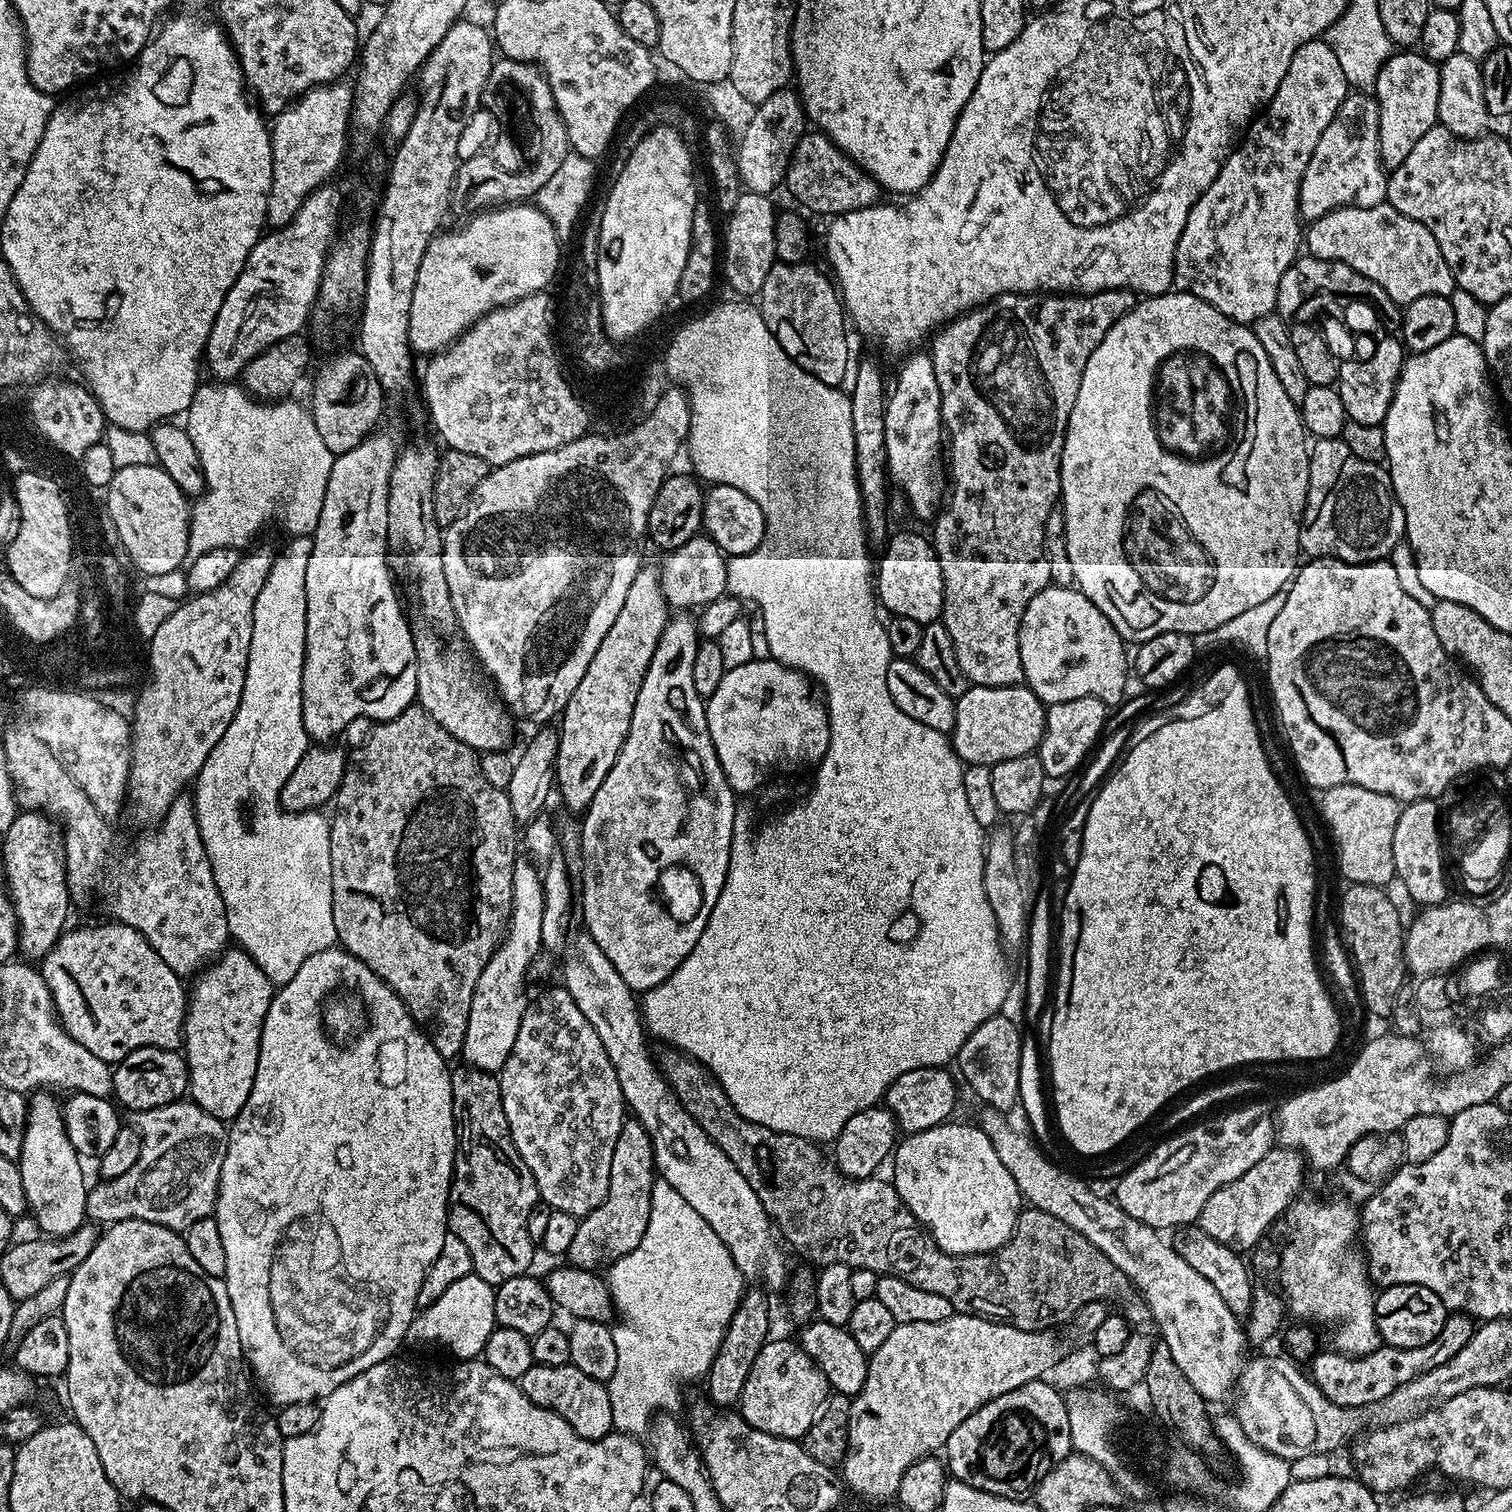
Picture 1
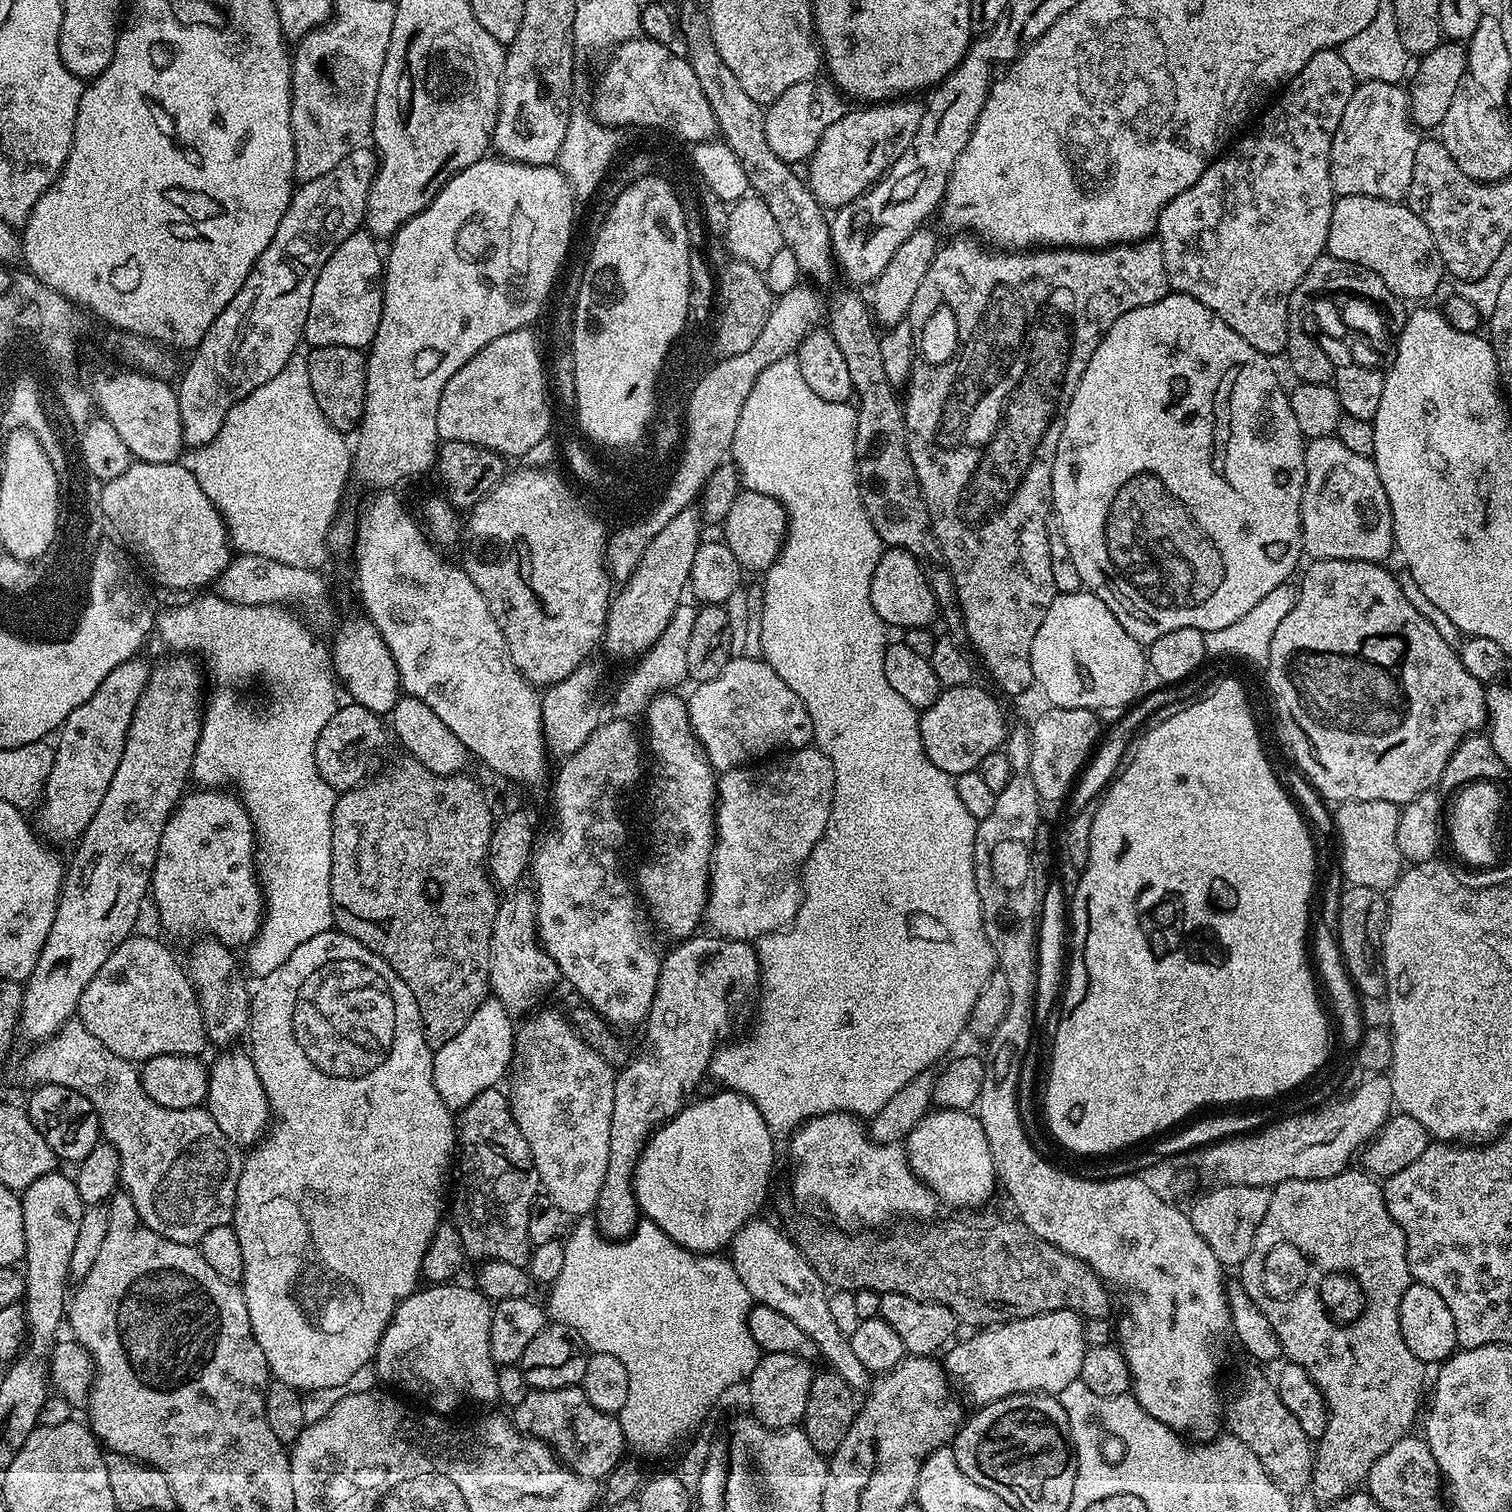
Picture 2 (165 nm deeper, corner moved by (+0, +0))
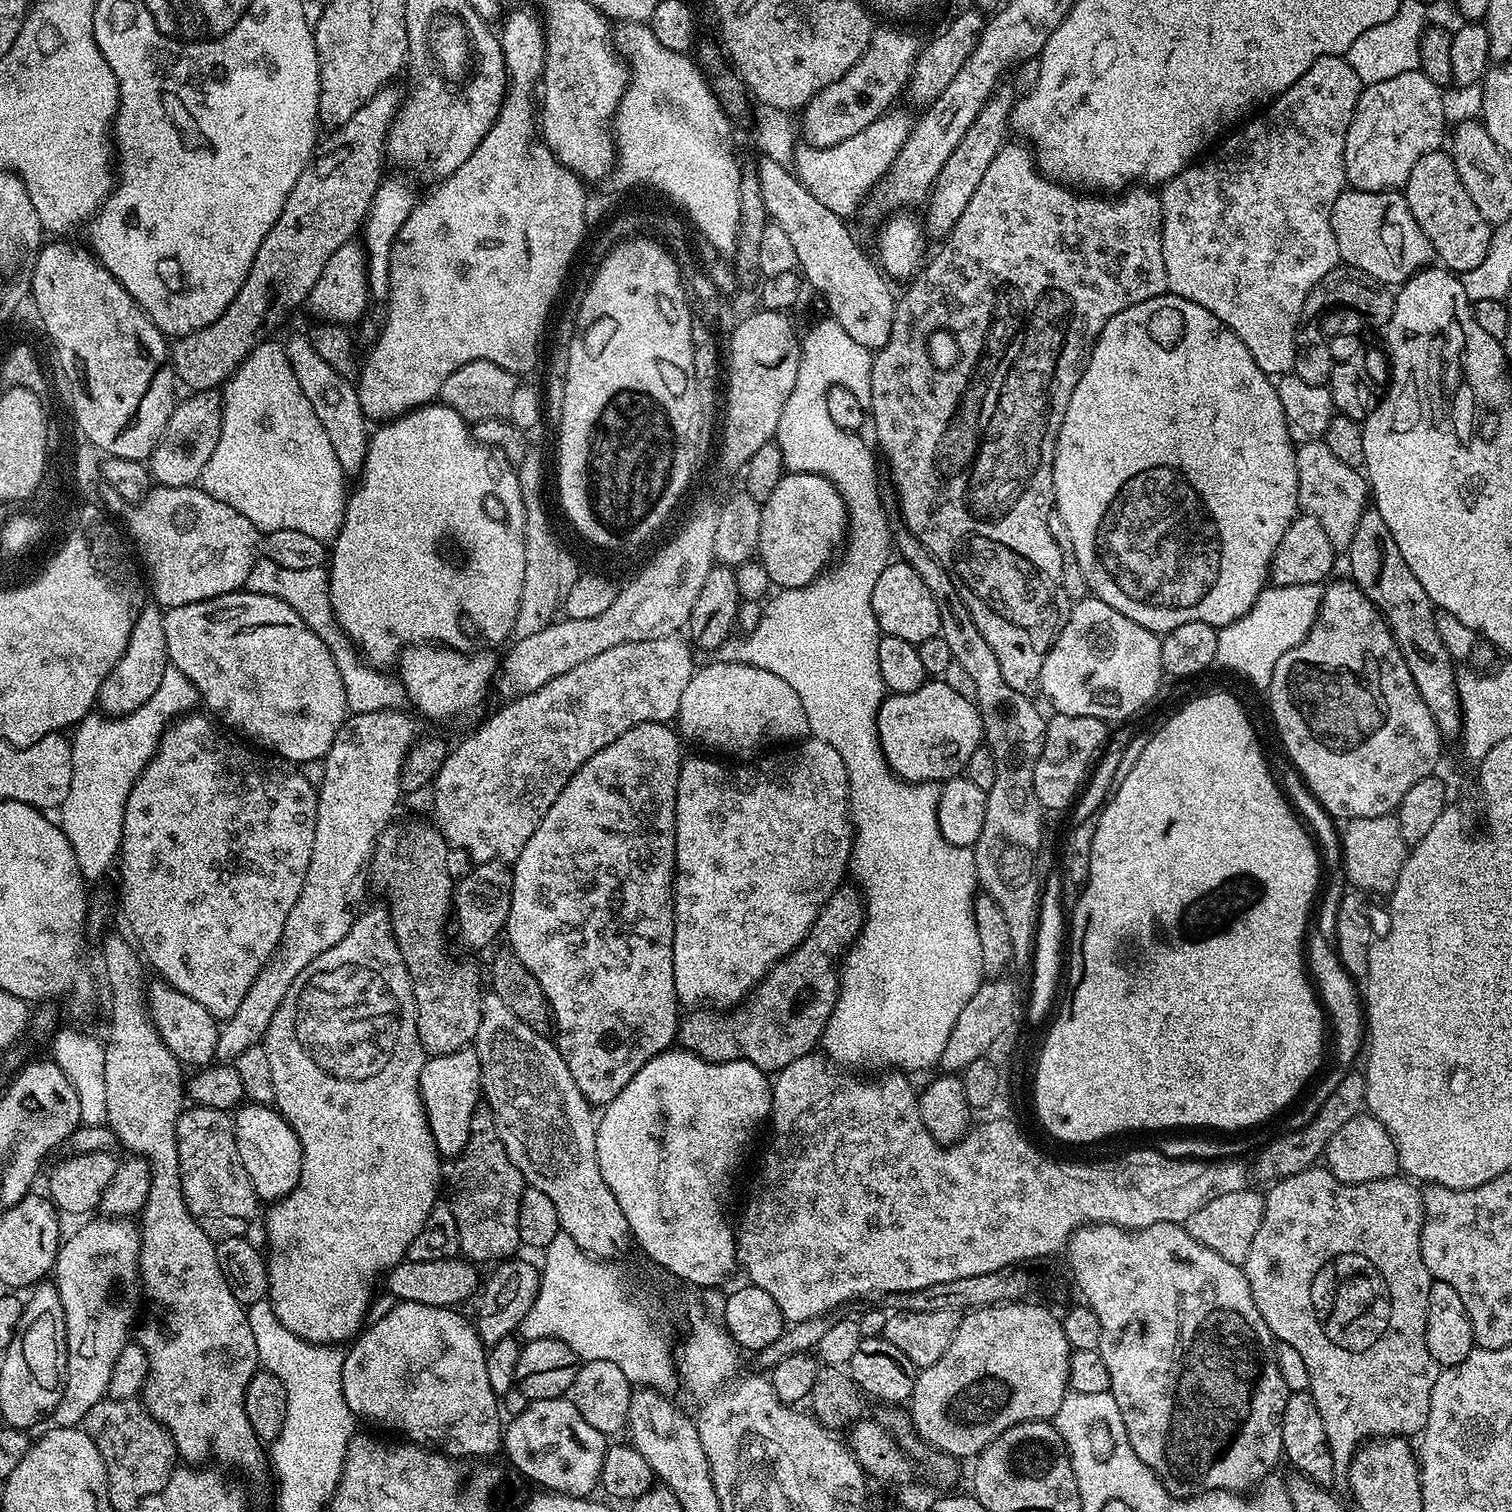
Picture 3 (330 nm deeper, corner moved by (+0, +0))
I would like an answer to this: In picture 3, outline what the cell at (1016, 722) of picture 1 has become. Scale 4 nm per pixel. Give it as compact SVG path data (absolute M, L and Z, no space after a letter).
M940 678L929 679L910 694L885 695L876 725L886 762L900 779L913 784L943 782L961 775L970 754L981 747L984 734L975 703L950 690Z

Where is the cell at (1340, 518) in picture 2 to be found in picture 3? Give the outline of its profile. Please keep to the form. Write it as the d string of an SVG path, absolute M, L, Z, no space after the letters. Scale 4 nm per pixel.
M1323 440L1306 442L1296 448L1296 469L1298 470L1298 494L1300 495L1299 507L1303 509L1305 513L1312 515L1321 523L1322 529L1326 532L1327 537L1336 550L1346 550L1354 538L1354 530L1358 530L1358 522L1362 518L1365 508L1369 507L1370 504L1370 485L1367 479L1365 479L1357 469L1346 466L1346 462L1339 461L1338 457L1330 450L1330 446L1326 446Z

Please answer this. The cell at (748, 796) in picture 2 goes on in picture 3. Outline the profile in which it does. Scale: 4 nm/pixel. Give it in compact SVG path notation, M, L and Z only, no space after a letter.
M809 738L785 747L783 750L776 750L773 756L764 756L761 760L756 760L753 764L744 764L741 768L731 768L728 764L719 764L716 760L707 760L704 756L696 756L693 760L685 759L680 766L680 781L676 787L676 882L674 894L674 986L676 987L676 998L681 1005L685 1004L685 1009L692 1010L705 1000L708 1004L713 1004L716 1008L724 1008L720 1010L728 1010L733 1006L739 1005L741 1001L747 997L748 993L806 938L806 934L814 926L814 922L818 918L818 914L822 910L822 906L826 906L826 902L832 897L837 888L845 883L846 873L850 868L850 857L852 855L852 817L848 807L848 795L850 794L850 786L848 785L848 775L846 774L846 762L842 762L842 754L838 754L838 750L834 750L834 746L830 746L826 742Z

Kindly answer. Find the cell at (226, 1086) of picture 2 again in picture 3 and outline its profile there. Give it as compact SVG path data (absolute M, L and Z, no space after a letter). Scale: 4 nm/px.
M245 1103L235 1113L234 1131L236 1133L237 1156L243 1175L250 1178L257 1197L262 1201L275 1202L288 1196L302 1174L302 1150L296 1131L280 1115L275 1107L267 1104Z

